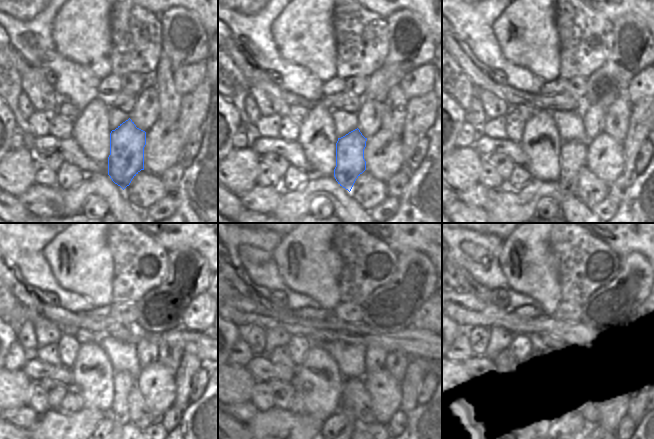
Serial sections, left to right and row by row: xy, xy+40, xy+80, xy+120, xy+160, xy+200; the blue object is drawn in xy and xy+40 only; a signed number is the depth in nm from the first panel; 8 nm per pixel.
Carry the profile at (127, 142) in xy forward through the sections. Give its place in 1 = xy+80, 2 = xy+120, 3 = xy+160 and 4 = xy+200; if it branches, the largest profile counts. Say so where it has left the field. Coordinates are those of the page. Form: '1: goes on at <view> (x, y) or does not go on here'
1: goes on at xy+80 (573, 154)
2: goes on at xy+120 (123, 381)
3: goes on at xy+160 (352, 426)
4: goes on at xy+200 (578, 426)

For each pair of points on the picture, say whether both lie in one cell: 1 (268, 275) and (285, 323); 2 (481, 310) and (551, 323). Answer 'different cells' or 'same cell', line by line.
1: different cells
2: same cell

